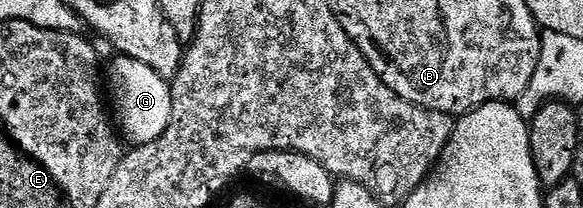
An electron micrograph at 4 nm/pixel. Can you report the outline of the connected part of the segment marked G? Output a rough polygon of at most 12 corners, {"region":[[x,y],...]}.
{"region":[[118,55],[109,67],[125,142],[156,141],[172,117],[170,83]]}

